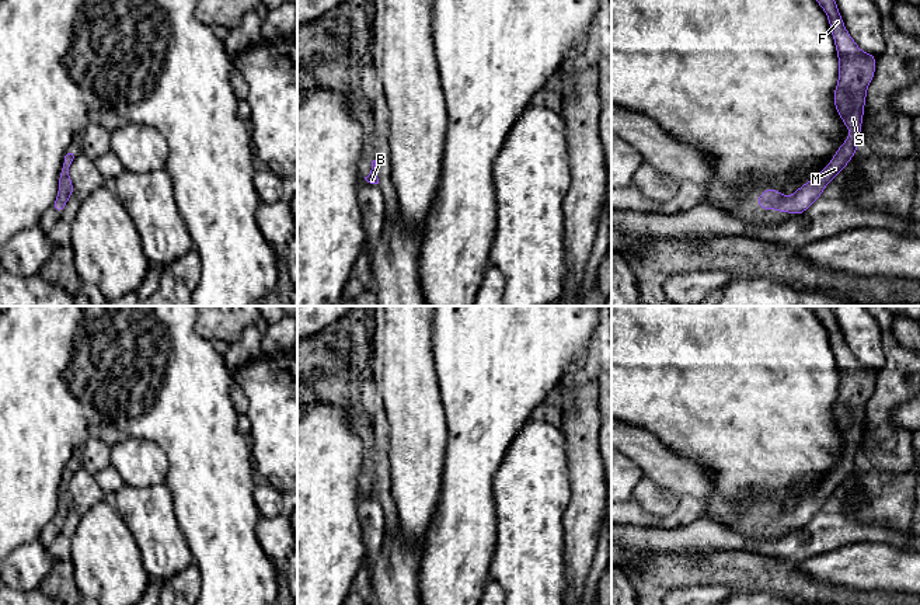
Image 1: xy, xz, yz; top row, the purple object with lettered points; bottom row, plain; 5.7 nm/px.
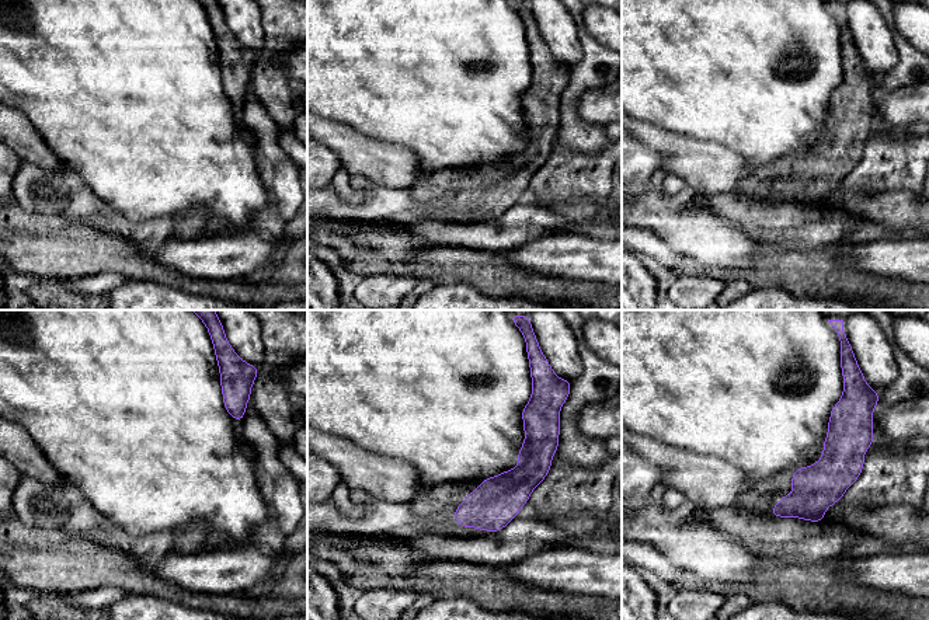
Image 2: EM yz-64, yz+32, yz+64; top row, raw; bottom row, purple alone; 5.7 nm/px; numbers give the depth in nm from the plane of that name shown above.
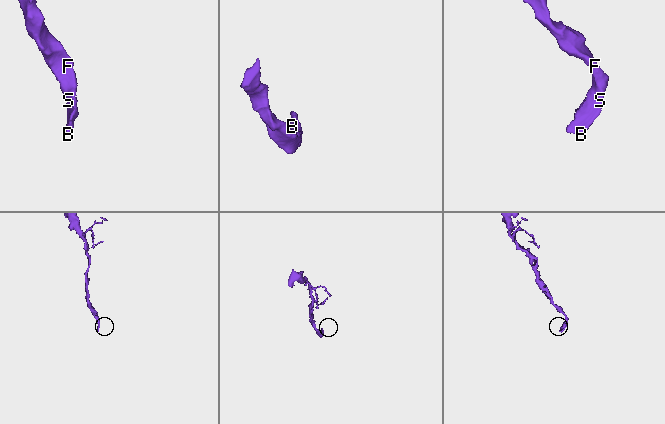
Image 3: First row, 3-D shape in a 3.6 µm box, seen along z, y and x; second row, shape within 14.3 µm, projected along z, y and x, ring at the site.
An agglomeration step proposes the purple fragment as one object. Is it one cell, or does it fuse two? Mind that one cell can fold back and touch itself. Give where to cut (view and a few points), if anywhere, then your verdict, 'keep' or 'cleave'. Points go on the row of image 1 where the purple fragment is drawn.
cut none; keep

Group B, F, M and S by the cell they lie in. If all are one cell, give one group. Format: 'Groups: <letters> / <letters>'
Groups: B F M S

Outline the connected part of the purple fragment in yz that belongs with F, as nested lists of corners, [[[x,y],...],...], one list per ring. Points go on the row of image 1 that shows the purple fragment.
[[[816,0],[829,18],[839,58],[839,81],[833,93],[836,111],[851,135],[837,149],[830,163],[791,197],[767,188],[756,201],[762,209],[801,215],[822,195],[826,185],[848,164],[858,149],[867,88],[875,74],[877,58],[862,52],[844,27],[836,0]]]

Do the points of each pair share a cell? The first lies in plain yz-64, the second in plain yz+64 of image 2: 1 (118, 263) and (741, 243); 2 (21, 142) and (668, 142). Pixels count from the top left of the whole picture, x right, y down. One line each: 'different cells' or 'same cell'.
1: different cells
2: same cell

